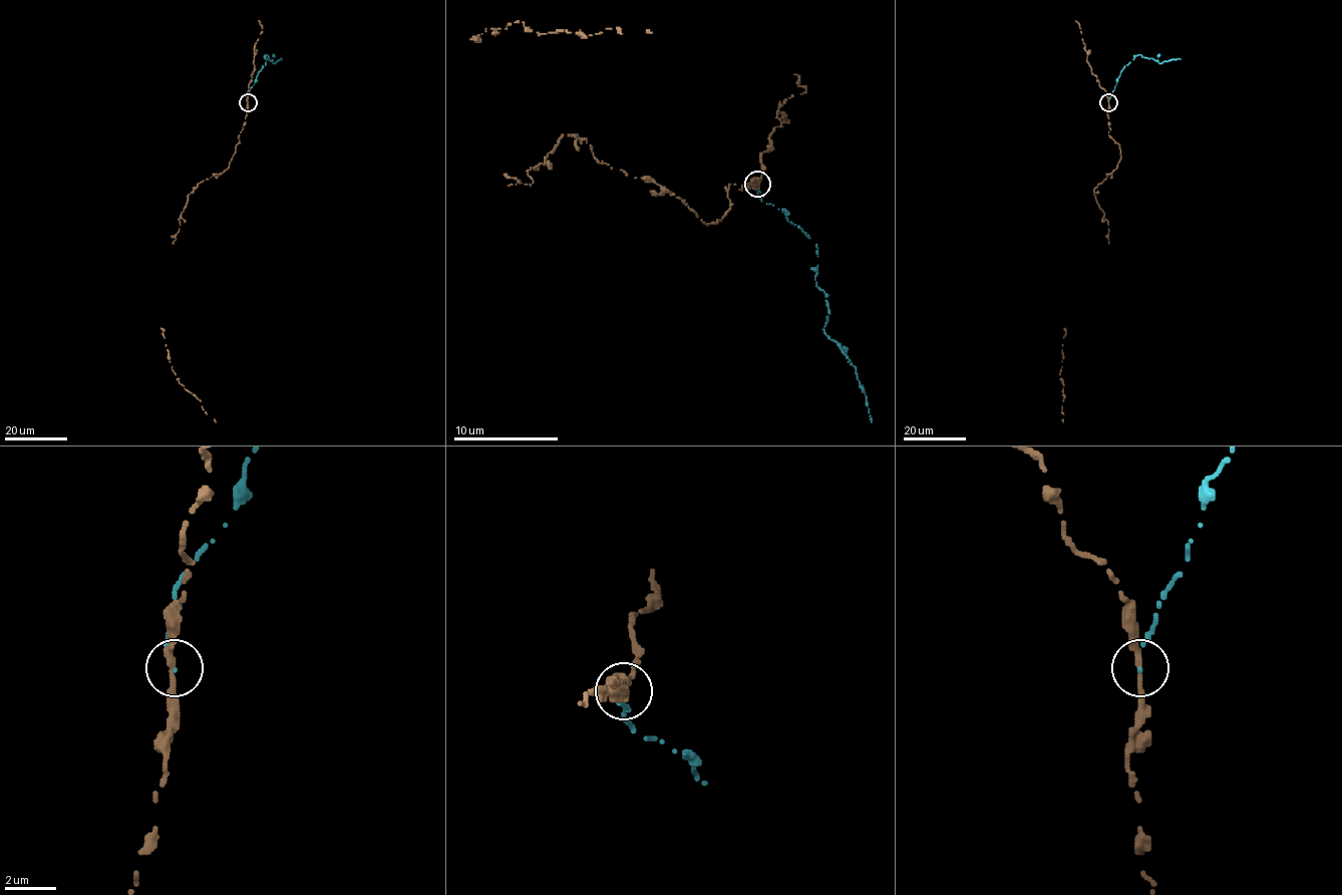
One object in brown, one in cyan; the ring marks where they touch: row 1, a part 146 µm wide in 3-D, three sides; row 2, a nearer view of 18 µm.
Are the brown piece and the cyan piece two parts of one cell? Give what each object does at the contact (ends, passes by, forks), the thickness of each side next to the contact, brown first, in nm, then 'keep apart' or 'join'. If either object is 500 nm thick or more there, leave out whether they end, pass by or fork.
brown passes by | cyan ends | 240/90 nm | keep apart

